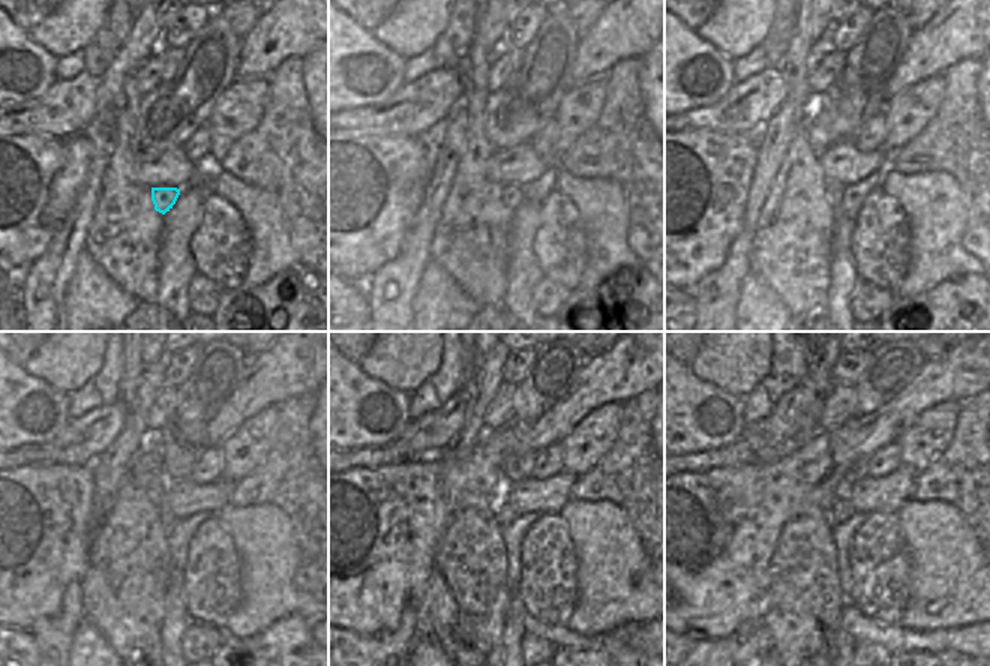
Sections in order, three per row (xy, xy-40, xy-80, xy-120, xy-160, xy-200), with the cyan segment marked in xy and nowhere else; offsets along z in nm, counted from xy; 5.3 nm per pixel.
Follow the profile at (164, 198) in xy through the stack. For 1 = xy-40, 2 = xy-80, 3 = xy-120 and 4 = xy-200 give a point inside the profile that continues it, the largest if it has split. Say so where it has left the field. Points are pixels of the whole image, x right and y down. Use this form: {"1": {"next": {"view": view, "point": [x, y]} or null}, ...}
{"1": {"next": {"view": "xy-40", "point": [504, 195]}}, "2": {"next": {"view": "xy-80", "point": [834, 191]}}, "3": {"next": {"view": "xy-120", "point": [167, 518]}}, "4": {"next": {"view": "xy-200", "point": [842, 509]}}}

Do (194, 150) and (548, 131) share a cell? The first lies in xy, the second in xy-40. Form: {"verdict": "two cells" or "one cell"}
{"verdict": "one cell"}

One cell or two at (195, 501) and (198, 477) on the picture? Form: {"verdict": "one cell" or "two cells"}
{"verdict": "two cells"}

